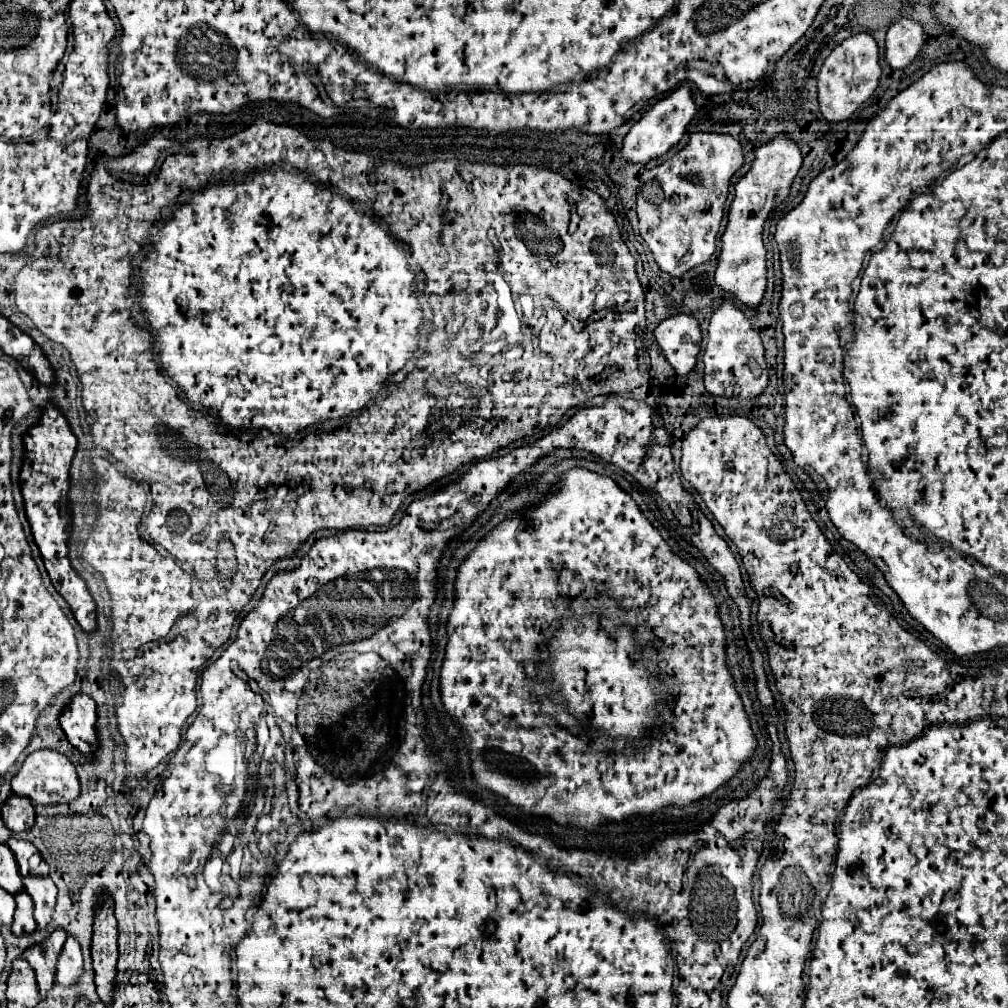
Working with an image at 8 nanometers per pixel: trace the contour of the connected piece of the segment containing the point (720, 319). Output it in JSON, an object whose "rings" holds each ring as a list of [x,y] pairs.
{"rings":[[[729,300],[713,312],[709,322],[709,340],[703,354],[705,362],[705,388],[717,396],[757,396],[767,386],[767,362],[765,348],[759,332],[751,326],[747,316]]]}

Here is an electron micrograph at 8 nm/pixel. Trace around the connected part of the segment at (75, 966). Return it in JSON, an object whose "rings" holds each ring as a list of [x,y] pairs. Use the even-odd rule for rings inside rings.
{"rings":[[[69,936],[67,942],[63,944],[63,952],[59,956],[59,962],[57,962],[57,974],[55,974],[55,980],[65,986],[65,988],[71,988],[75,984],[79,984],[79,978],[83,974],[83,956],[81,956],[81,948],[79,948],[79,942]]]}

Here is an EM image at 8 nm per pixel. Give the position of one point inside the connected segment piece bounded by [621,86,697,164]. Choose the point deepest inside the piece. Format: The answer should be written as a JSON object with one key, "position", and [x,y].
{"position":[661,128]}

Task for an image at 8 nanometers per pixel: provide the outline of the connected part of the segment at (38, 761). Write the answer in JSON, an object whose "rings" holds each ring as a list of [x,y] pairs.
{"rings":[[[43,750],[43,752],[33,752],[27,756],[23,762],[21,770],[11,778],[11,788],[17,796],[29,798],[33,804],[69,804],[79,798],[81,794],[81,784],[75,772],[75,766],[67,760],[67,756],[53,752],[53,750]]]}

